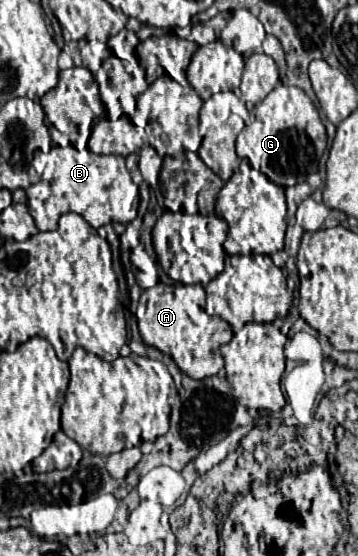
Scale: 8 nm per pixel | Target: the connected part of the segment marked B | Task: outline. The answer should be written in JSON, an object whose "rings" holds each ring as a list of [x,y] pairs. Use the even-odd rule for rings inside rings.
{"rings":[[[89,138],[77,146],[67,146],[67,148],[61,148],[59,144],[51,142],[52,147],[48,154],[39,150],[35,152],[29,166],[29,174],[39,176],[39,182],[27,188],[27,206],[29,206],[29,214],[35,220],[35,226],[41,232],[55,230],[59,216],[65,212],[81,214],[93,228],[101,228],[111,222],[129,224],[137,216],[139,190],[131,182],[131,174],[126,168],[125,158],[93,154],[88,148],[88,140]]]}

